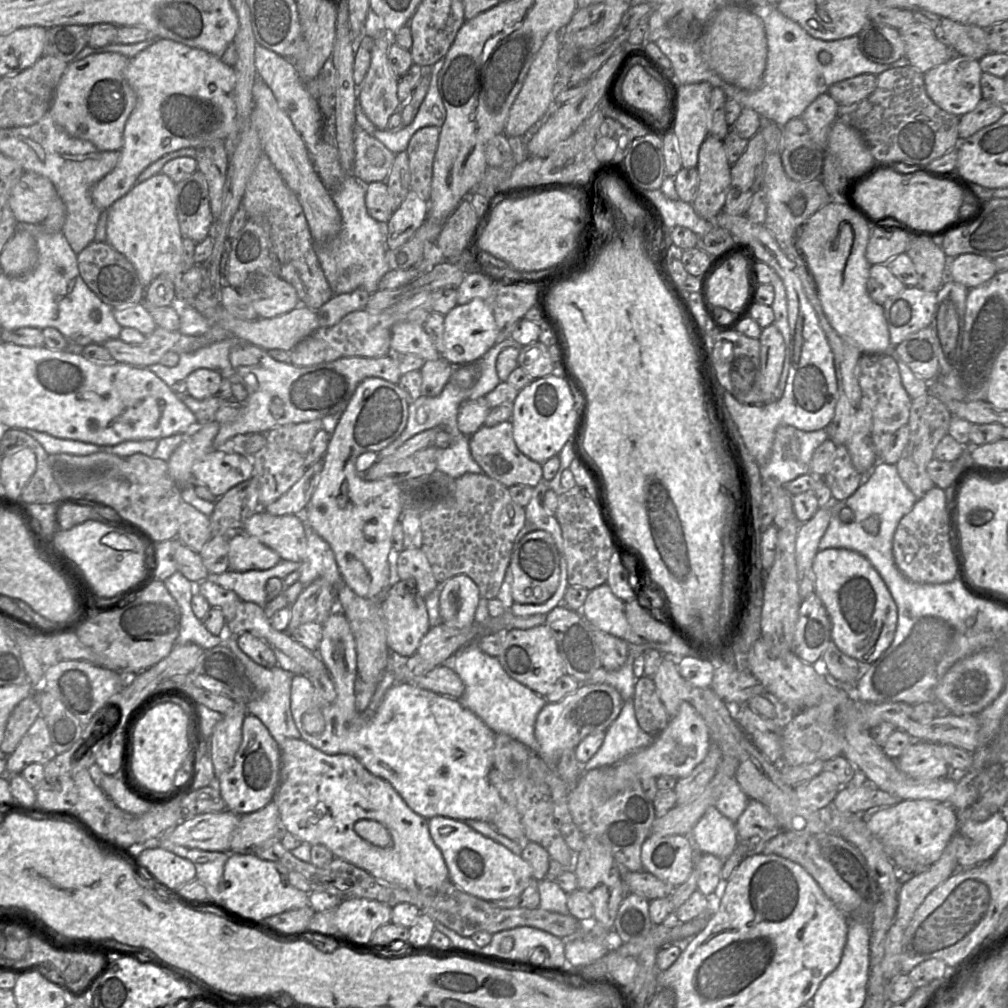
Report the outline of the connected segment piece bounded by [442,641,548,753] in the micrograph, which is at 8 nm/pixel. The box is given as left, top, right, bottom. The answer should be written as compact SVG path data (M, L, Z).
M476 641L466 644L442 665L452 669L462 679L465 691L459 700L463 706L476 714L495 733L505 733L525 744L532 752L539 752L535 722L538 713L548 703L545 697L509 676L498 658L484 653Z

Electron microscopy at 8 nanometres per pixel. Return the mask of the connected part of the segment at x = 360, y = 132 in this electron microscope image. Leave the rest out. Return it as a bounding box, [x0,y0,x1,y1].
[352,124,396,185]

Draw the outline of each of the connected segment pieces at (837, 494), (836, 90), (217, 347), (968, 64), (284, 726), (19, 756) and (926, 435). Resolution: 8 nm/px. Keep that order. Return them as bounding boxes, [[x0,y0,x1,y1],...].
[[823,445,866,501],[828,74,876,105],[149,336,241,387],[924,55,982,117],[219,626,302,746],[5,716,56,776],[896,393,952,499]]

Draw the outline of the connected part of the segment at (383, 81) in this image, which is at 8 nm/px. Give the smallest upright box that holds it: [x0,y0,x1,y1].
[358,32,399,130]

